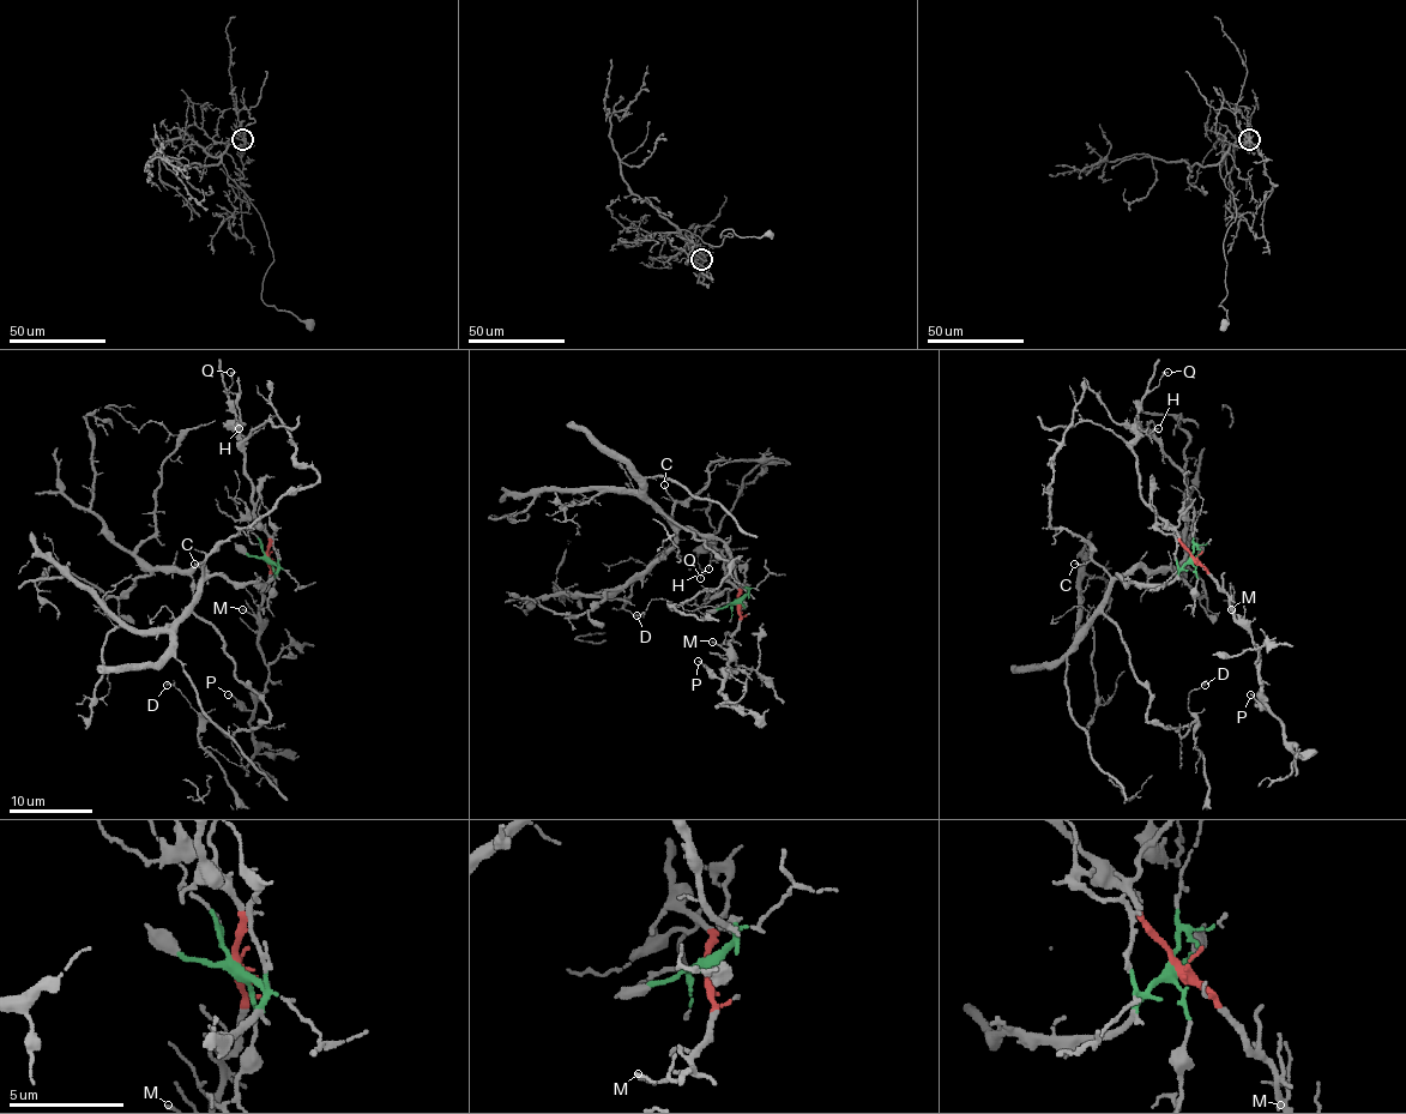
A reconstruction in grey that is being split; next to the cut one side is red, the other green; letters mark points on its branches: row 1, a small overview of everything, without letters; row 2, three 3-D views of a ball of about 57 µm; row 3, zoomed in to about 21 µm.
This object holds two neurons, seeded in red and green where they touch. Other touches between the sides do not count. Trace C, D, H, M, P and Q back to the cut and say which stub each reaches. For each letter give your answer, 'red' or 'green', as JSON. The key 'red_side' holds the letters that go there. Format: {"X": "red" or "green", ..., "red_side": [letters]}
{"C": "green", "D": "green", "H": "red", "M": "red", "P": "red", "Q": "red", "red_side": ["H", "M", "P", "Q"]}

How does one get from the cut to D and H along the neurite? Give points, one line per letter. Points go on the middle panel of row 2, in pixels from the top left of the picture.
D: (737, 602), (748, 591), (731, 552), (662, 513), (740, 558), (714, 589), (637, 614)
H: (737, 602), (740, 589), (729, 579), (723, 552), (714, 543), (707, 568)

